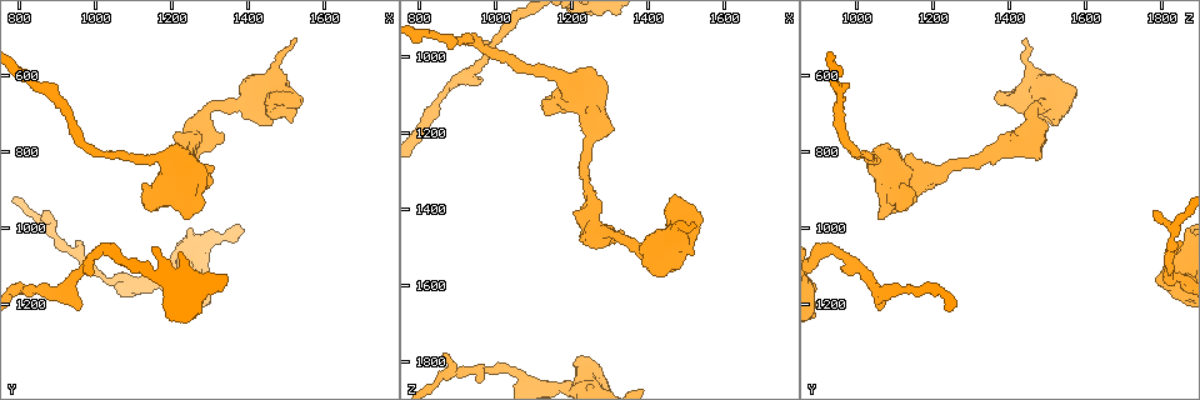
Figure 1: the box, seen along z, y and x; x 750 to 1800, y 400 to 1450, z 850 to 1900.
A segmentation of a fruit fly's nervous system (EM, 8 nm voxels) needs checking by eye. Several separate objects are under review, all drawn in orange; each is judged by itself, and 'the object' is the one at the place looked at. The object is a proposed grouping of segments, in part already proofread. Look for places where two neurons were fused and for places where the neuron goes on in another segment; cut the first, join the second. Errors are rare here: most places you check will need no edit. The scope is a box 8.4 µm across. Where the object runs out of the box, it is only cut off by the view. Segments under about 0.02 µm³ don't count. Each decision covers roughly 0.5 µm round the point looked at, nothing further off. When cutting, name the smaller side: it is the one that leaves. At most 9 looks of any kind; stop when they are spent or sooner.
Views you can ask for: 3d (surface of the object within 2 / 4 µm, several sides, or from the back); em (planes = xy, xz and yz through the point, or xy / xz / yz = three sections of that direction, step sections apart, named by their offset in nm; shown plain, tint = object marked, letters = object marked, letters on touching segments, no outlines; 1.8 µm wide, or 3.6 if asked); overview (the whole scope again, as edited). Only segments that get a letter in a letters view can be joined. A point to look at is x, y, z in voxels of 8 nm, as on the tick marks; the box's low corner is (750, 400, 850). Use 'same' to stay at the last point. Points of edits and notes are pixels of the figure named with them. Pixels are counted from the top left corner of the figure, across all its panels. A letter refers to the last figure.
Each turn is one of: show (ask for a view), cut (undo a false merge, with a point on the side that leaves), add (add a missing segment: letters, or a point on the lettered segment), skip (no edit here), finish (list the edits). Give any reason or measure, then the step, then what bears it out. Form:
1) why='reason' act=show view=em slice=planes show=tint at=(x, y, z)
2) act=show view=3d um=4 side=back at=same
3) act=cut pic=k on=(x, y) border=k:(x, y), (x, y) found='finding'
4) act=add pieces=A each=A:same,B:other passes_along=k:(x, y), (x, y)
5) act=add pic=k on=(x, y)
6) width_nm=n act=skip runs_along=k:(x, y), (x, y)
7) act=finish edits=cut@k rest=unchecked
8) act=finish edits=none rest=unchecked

why='free end' act=show view=3d um=2 at=(865, 960, 1780)

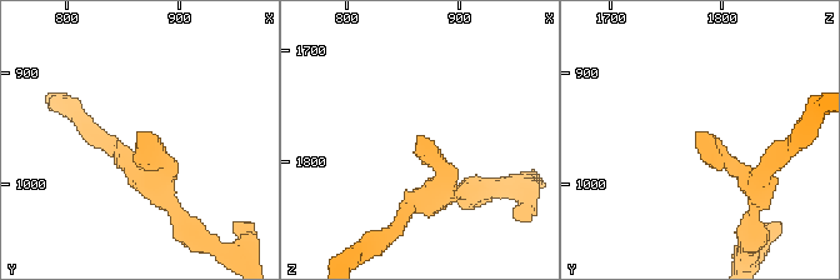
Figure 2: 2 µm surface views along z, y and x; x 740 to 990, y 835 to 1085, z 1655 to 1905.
act=show view=em slice=planes show=letters at=(868, 956, 1778)

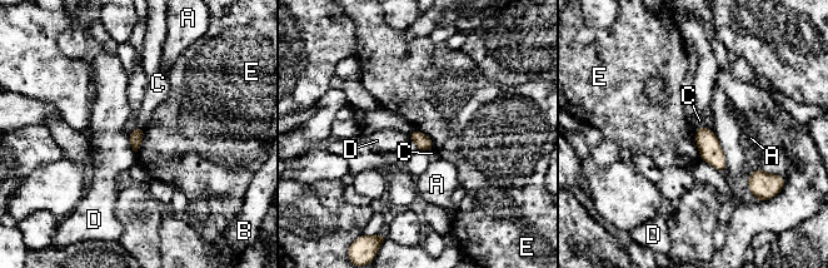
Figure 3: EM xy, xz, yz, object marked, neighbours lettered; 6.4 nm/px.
longest_contact=E:200nm act=skip each=A:other,B:other,C:other,D:other,E:other border=3:(694, 129), (694, 142), (701, 159) found='no lettered segment goes on from it'

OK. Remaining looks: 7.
why='stops while still wide' act=show view=em um=3.6 slice=planes show=letters at=(1220, 1130, 1775)

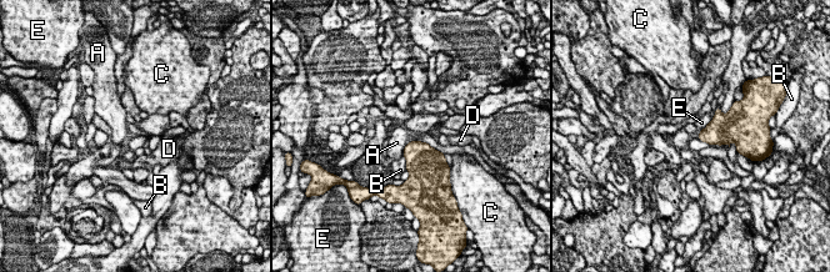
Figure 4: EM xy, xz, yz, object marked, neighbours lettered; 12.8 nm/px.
act=skip each=A:other,B:other,C:other,D:other,E:other border=4:(409, 142), (404, 149), (403, 156) found='no lettered segment goes on from it'

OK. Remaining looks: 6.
why='an open end' act=show view=em slice=planes show=plain at=(950, 1215, 1055)

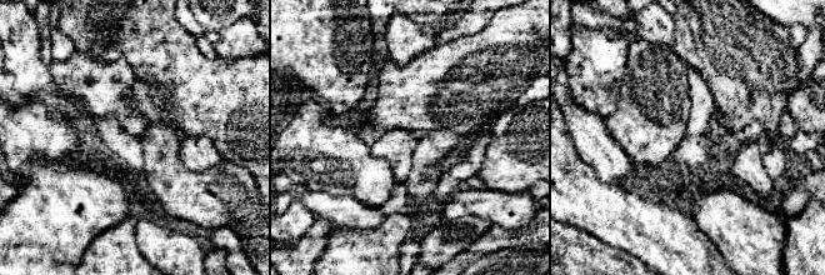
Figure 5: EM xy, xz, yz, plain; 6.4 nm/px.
act=show view=em slice=planes show=tint at=same

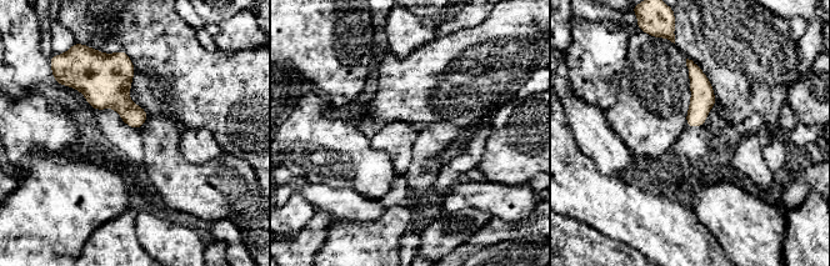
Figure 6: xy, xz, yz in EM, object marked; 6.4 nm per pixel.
why='see the neighbours' act=show view=em slice=planes show=letters at=same

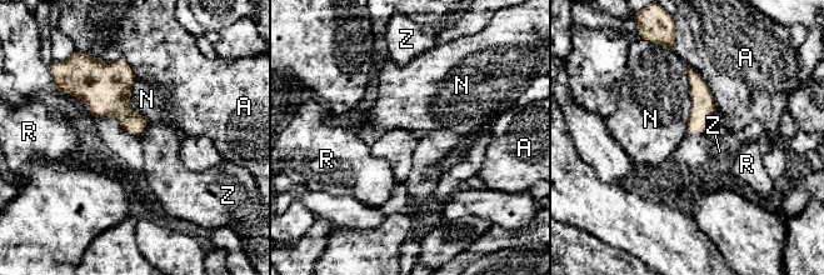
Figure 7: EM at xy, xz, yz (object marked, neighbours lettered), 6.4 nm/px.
width_nm=140 act=skip each=A:other,N:other,R:other,Z:other border=7:(685, 66), (690, 99), (687, 133) found='none of them fits'

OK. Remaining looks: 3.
why='thick turns thin' act=show view=em um=3.6 slice=planes show=tint at=(1145, 820, 1045)

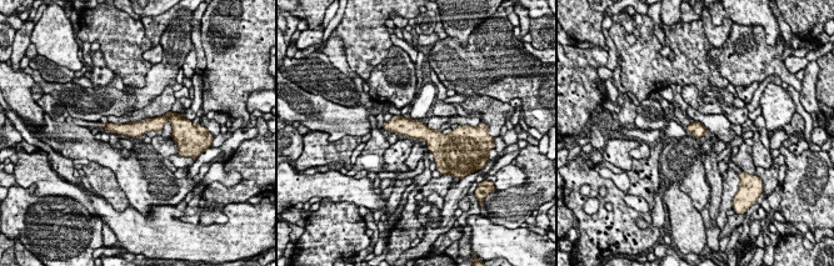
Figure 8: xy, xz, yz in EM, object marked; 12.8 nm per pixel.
act=show view=em um=3.6 slice=planes show=letters at=same

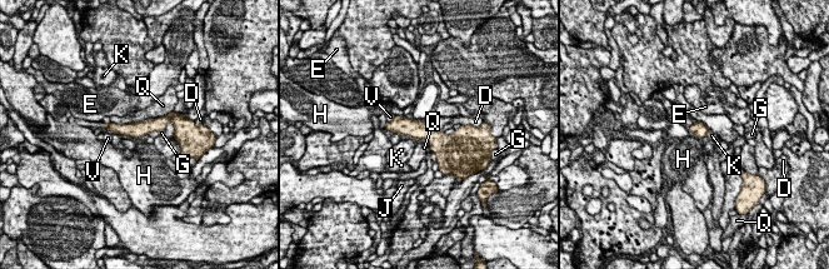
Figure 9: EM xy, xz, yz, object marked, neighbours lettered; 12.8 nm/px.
act=skip each=D:other,E:other,G:other,H:other,J:other,K:other,Q:other,V:other found='one neuron here'

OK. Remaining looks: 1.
act=finish edits=none rest=unchecked

